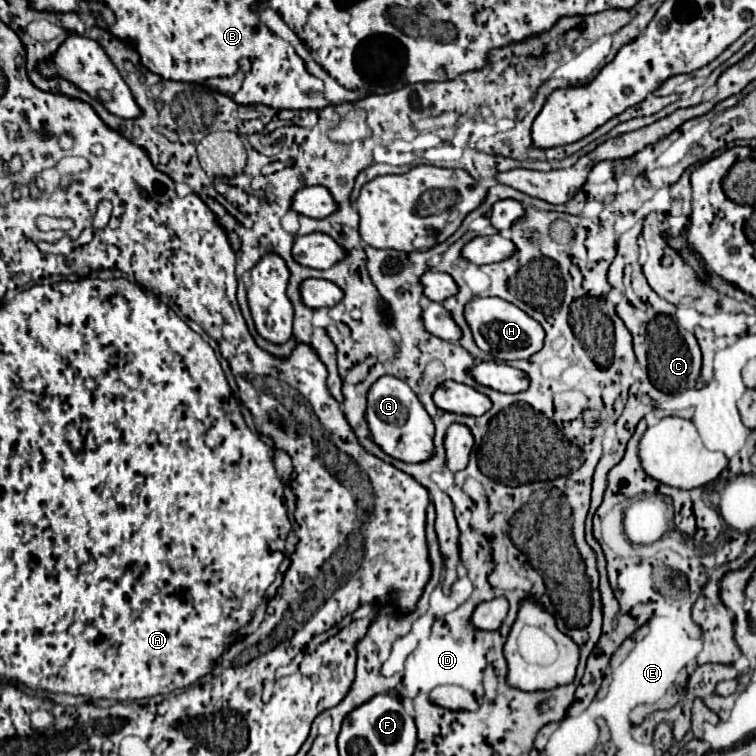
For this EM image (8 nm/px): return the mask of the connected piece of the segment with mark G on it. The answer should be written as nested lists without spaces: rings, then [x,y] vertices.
[[[382,376],[368,392],[368,424],[374,436],[374,442],[392,458],[402,462],[426,462],[434,456],[434,422],[426,414],[424,406],[418,402],[414,390],[394,378]]]

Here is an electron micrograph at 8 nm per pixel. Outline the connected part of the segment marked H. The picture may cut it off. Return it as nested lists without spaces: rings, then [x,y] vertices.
[[[476,296],[472,302],[466,304],[464,316],[472,328],[474,340],[480,346],[480,350],[492,352],[500,360],[506,360],[506,362],[526,360],[526,358],[534,356],[538,350],[542,350],[546,332],[540,326],[540,322],[536,322],[524,310],[520,310],[518,306],[514,306],[502,298],[478,298]]]

